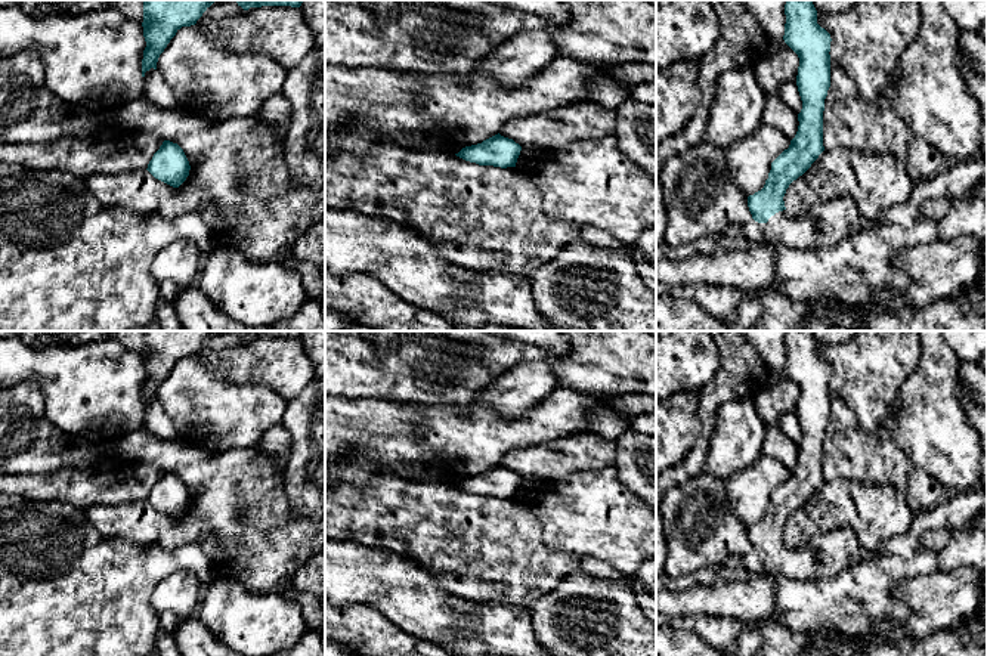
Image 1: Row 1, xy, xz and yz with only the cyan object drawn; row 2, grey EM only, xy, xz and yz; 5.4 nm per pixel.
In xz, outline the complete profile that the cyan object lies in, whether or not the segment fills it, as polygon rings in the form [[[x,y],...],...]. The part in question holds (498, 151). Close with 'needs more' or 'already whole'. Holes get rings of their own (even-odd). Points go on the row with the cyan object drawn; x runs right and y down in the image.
[[[499,133],[482,143],[462,148],[457,157],[479,165],[516,167],[522,146]]]; already whole

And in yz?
[[[786,0],[785,4],[785,43],[798,55],[799,66],[796,86],[802,100],[798,114],[798,131],[773,163],[768,179],[761,191],[748,197],[752,220],[742,228],[730,226],[723,235],[743,236],[752,247],[749,250],[717,251],[714,254],[694,254],[680,262],[656,260],[656,279],[669,287],[708,284],[721,288],[737,288],[742,300],[736,316],[723,321],[706,313],[696,301],[675,297],[669,293],[656,295],[656,331],[757,331],[755,324],[762,315],[759,295],[767,290],[777,290],[776,251],[779,245],[799,250],[813,250],[836,244],[848,235],[863,229],[864,220],[853,198],[832,199],[817,204],[805,214],[786,211],[783,197],[789,185],[802,176],[824,151],[823,146],[823,111],[824,99],[830,87],[830,34],[817,24],[817,10],[813,0]]]; needs more

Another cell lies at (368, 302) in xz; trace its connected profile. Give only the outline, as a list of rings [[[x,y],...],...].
[[[325,267],[325,309],[352,316],[356,325],[374,331],[461,331],[442,316],[423,310],[397,297],[380,281],[368,275],[334,275]]]

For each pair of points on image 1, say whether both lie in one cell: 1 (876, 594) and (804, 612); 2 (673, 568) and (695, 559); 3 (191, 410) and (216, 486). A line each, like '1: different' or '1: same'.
1: same
2: same
3: different

